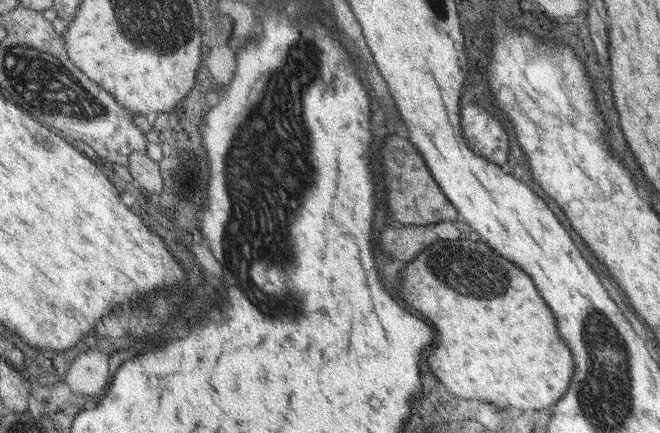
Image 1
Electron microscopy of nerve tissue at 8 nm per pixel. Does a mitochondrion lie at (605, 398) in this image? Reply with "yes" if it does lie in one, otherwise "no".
yes

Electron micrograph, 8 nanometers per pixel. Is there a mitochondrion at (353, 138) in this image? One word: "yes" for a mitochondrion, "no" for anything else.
no

